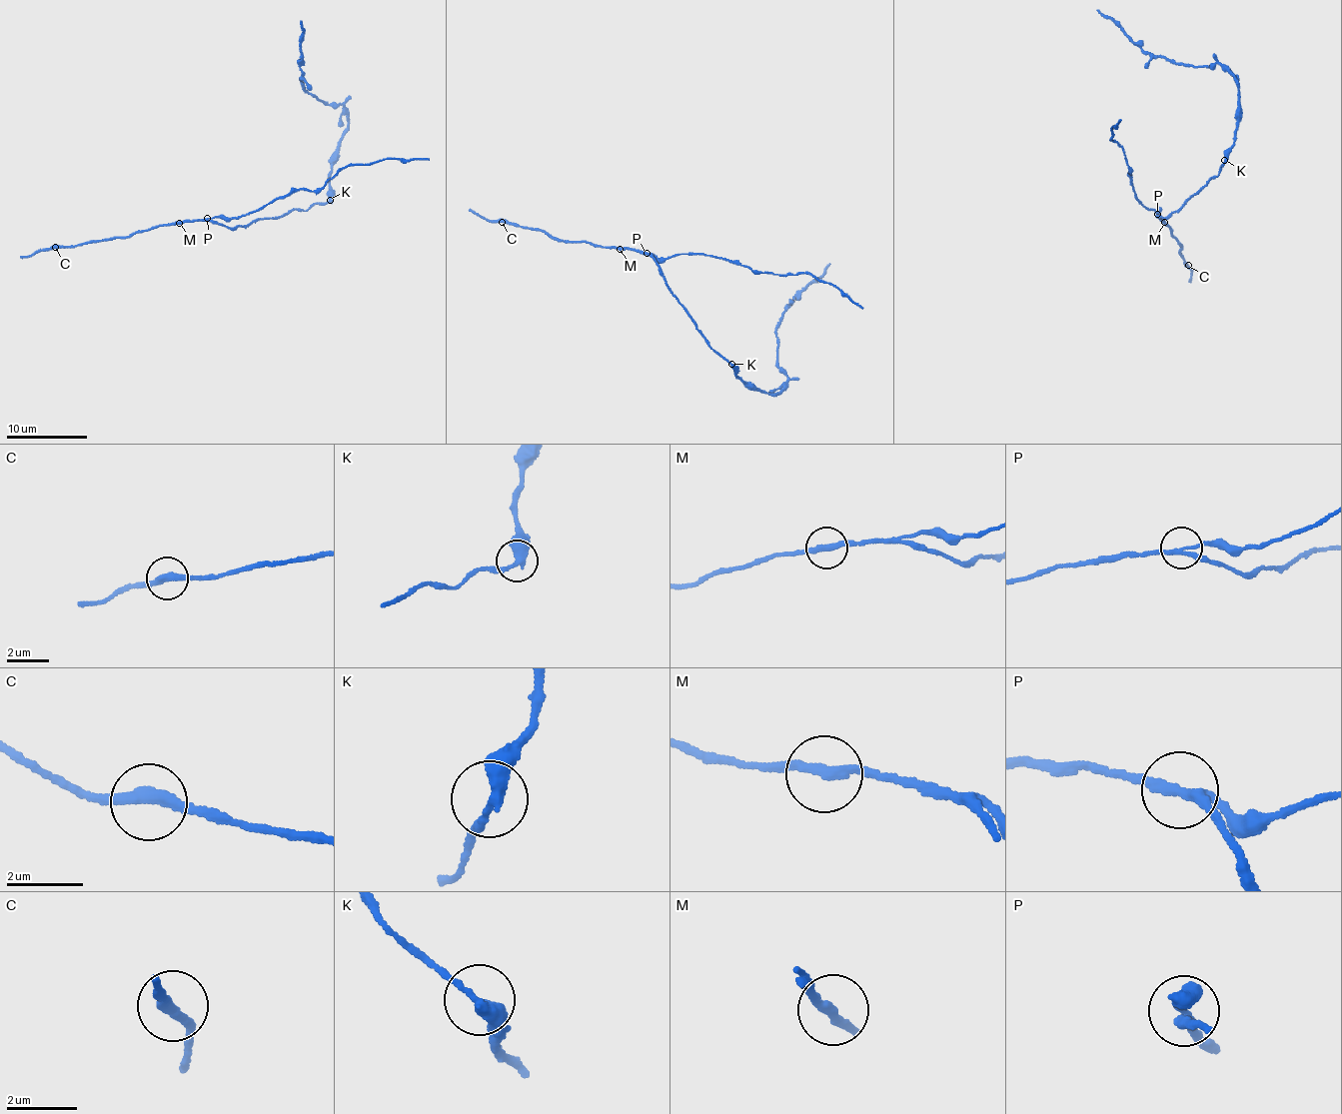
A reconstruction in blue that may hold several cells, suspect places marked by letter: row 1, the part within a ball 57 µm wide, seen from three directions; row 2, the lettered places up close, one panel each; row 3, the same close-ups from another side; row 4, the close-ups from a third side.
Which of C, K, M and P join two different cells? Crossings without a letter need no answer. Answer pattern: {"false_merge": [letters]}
{"false_merge": ["K", "P"]}

